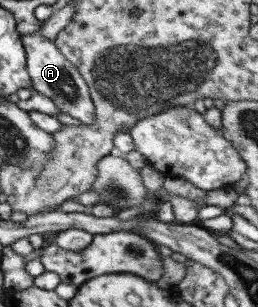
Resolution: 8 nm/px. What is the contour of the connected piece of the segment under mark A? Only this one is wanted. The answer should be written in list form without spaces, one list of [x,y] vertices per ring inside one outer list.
[[[38,30],[33,34],[21,34],[20,41],[25,51],[31,90],[49,98],[60,112],[79,120],[80,124],[93,124],[94,104],[88,86],[78,70],[55,48],[52,41],[41,36]]]

